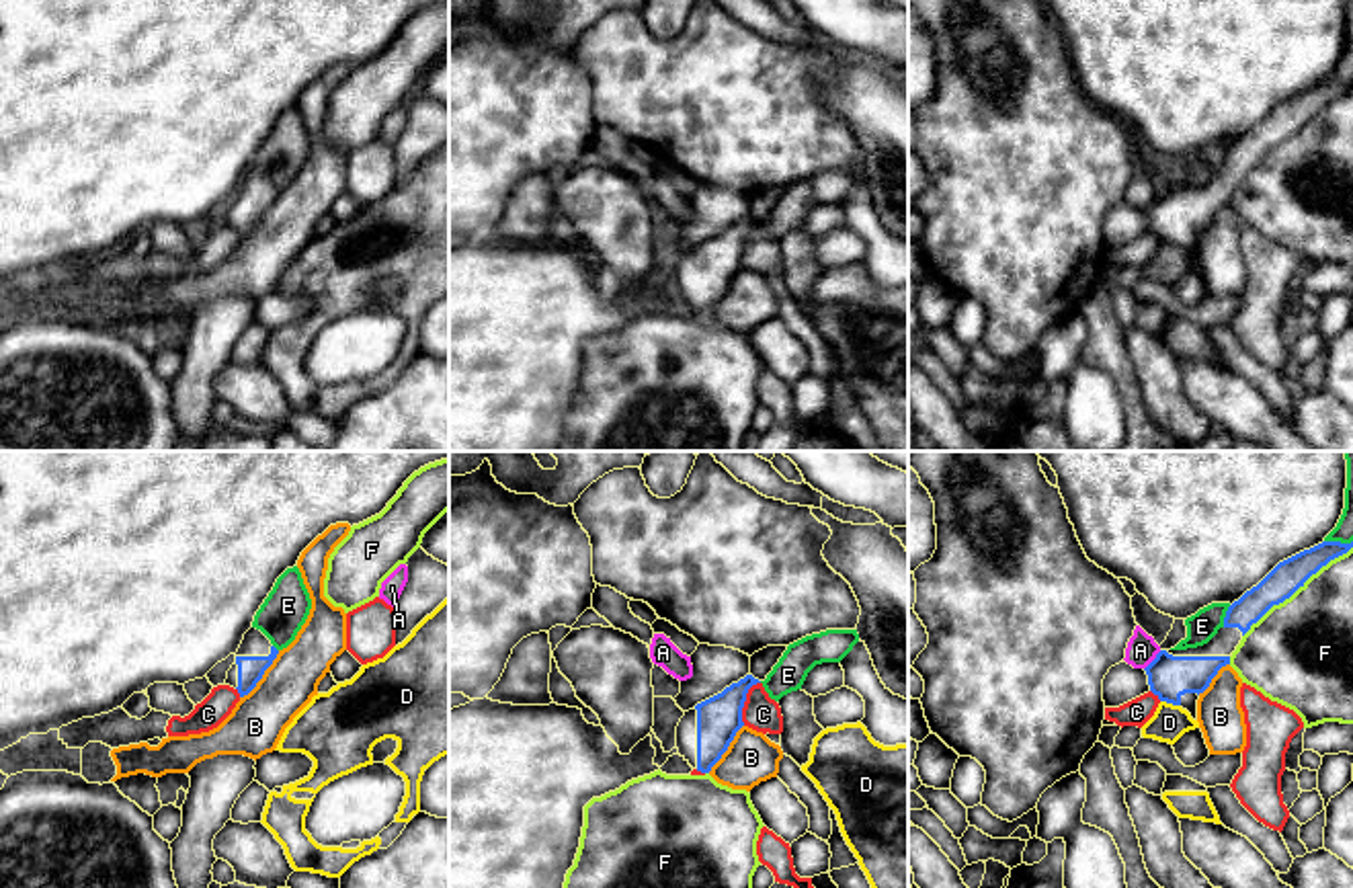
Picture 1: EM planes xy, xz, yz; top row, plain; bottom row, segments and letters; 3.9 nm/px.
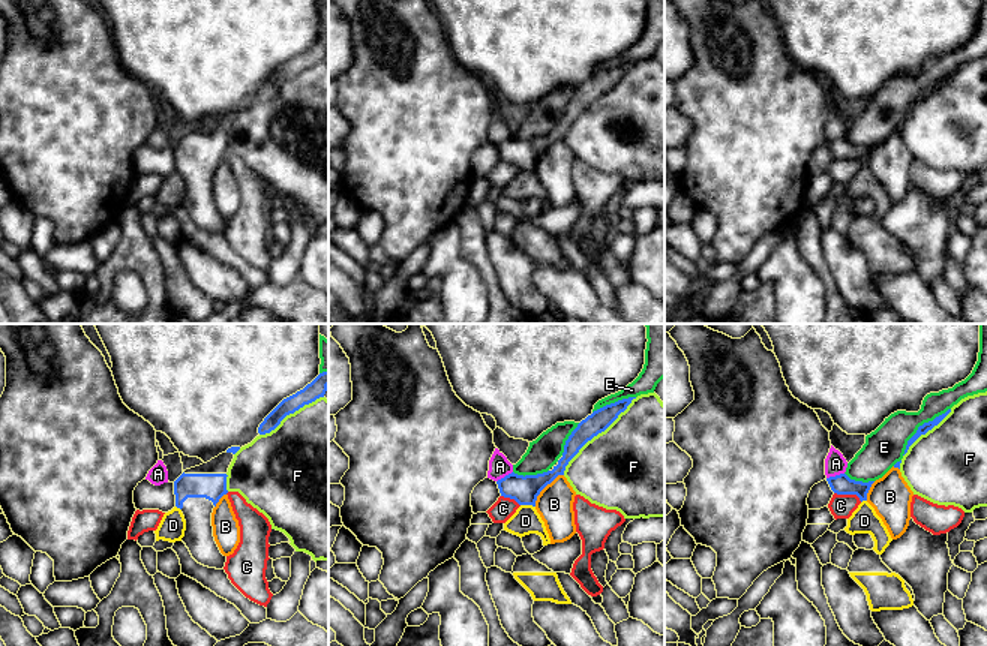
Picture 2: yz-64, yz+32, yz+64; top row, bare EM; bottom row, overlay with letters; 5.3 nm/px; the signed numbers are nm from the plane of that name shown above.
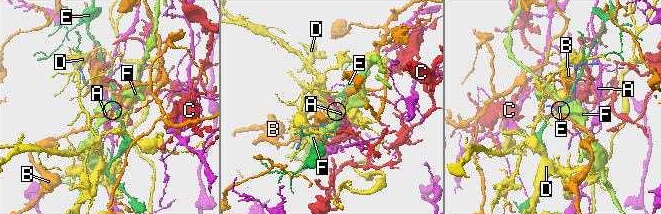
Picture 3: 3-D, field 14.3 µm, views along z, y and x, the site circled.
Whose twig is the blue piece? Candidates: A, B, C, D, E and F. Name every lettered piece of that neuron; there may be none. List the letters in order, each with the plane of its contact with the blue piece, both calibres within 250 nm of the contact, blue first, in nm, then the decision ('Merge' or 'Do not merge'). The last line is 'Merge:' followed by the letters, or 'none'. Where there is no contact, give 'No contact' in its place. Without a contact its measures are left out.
A: Touches blue in yz. Thickness 170 nm (blue) against 120 nm. Do not merge
B: Touches blue in xy. Thickness 110 nm (blue) against 220 nm. Do not merge
C: Touches blue in xz. Thickness 180 nm (blue) against 140 nm. Do not merge
D: Touches blue in yz. Thickness 170 nm (blue) against 140 nm. Do not merge
E: Touches blue in yz. Thickness 120 nm (blue) against 120 nm. Do not merge
F: Touches blue in yz. Thickness 120 nm (blue) against 420 nm. Do not merge
Merge: none

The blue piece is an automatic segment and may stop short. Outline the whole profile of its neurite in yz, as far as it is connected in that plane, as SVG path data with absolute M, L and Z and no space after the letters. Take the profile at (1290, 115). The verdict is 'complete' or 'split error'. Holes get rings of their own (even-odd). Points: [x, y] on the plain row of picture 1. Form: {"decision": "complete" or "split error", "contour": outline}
{"decision": "split error", "contour": "M1322 82L1279 103L1257 127L1228 148L1224 166L1207 185L1187 191L1160 191L1144 209L1150 232L1160 242L1181 246L1197 260L1199 236L1210 228L1218 211L1230 205L1232 193L1250 166L1273 146L1289 139L1322 107L1351 88L1353 82Z"}

